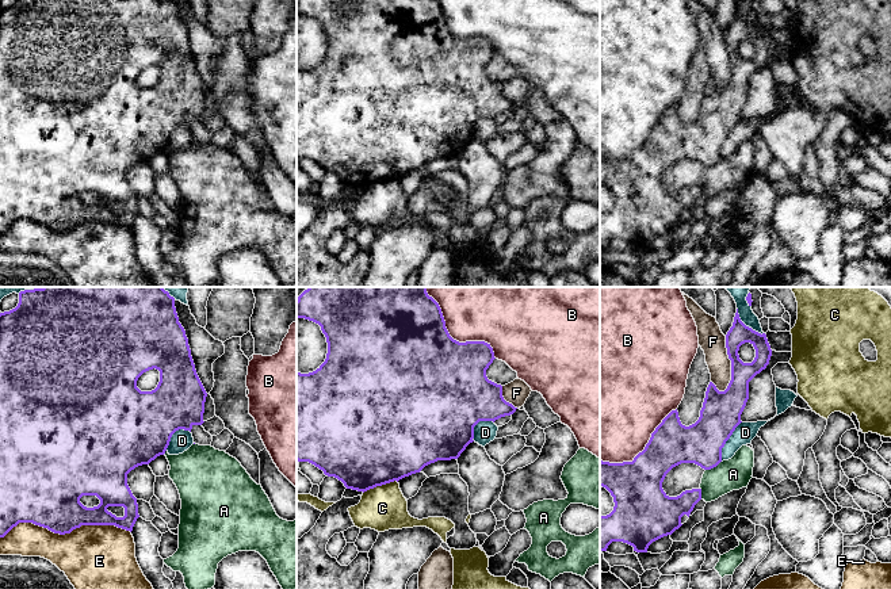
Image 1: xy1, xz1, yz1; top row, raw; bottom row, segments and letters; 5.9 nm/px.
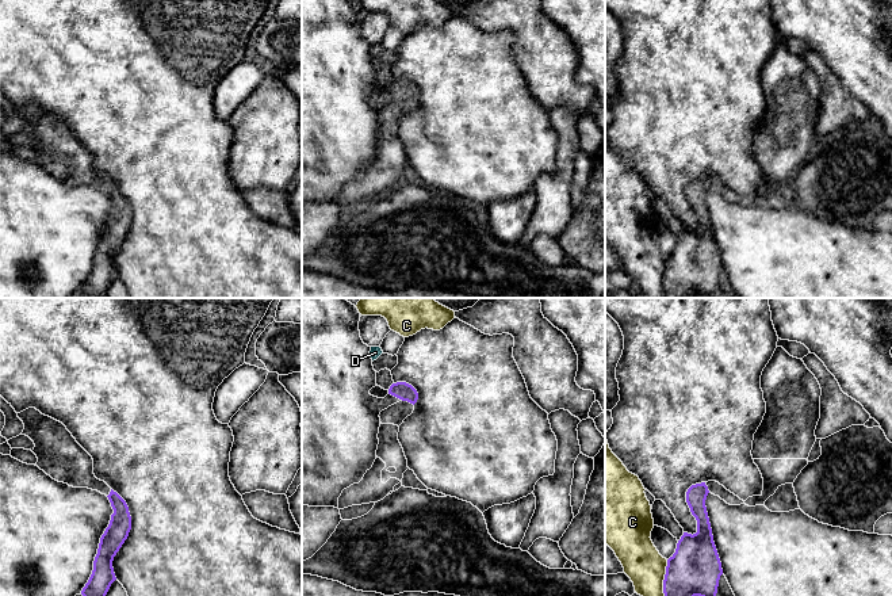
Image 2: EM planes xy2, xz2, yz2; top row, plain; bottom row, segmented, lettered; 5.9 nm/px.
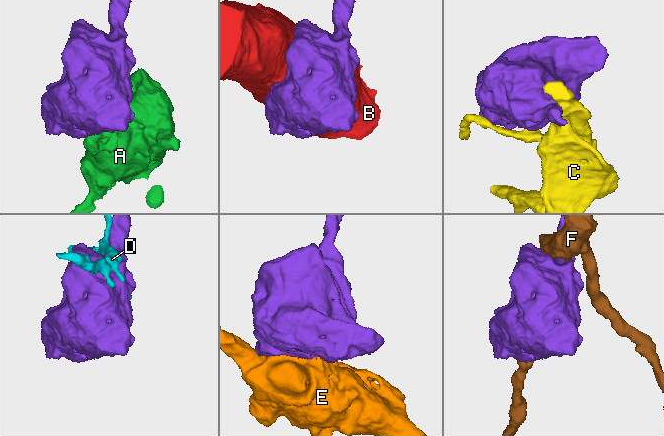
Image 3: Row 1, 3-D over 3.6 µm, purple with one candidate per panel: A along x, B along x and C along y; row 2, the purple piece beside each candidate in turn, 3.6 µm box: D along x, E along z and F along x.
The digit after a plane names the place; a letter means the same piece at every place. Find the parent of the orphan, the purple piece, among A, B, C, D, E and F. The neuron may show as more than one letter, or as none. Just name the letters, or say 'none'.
none

